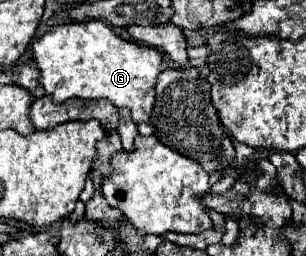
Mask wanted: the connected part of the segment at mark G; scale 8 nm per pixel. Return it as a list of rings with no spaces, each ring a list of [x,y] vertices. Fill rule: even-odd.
[[[100,20],[54,26],[32,44],[32,50],[34,62],[42,72],[40,84],[54,102],[66,102],[70,98],[106,98],[118,108],[130,108],[136,124],[150,122],[156,96],[154,86],[164,60],[162,52],[122,40]]]

